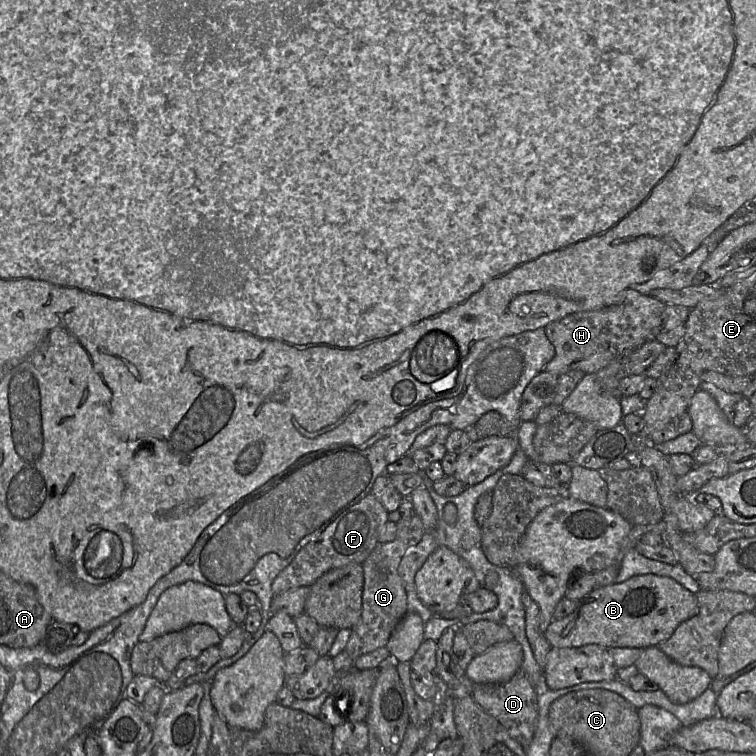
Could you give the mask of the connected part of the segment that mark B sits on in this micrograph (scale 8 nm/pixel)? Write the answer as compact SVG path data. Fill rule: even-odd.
M638 575L622 583L595 588L570 615L554 619L544 634L552 648L597 644L606 648L645 649L668 640L682 622L698 612L696 595L674 579Z

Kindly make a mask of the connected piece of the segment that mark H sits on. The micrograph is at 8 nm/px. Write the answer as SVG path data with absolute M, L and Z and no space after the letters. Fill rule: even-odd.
M627 288L619 303L597 310L575 312L549 323L544 329L547 338L554 345L555 355L543 370L558 376L571 370L580 370L585 374L597 373L612 360L621 358L649 339L654 339L654 334L662 324L665 308L666 304L659 299Z

